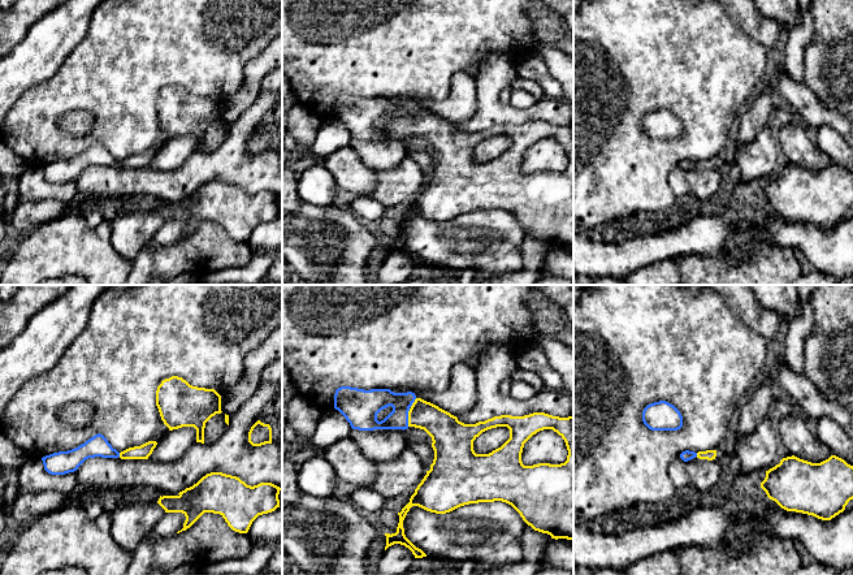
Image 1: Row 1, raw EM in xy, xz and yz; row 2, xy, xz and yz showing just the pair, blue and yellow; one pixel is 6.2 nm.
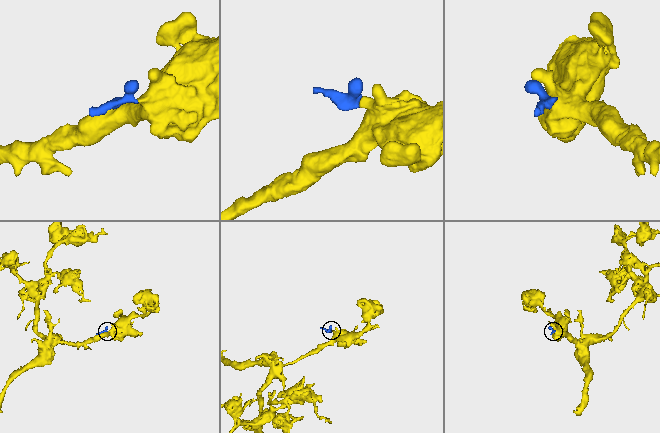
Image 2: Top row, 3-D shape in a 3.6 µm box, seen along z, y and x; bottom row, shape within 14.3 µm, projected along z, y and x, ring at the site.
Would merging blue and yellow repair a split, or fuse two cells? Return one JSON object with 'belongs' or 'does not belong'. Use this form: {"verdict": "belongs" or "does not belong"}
{"verdict": "belongs"}

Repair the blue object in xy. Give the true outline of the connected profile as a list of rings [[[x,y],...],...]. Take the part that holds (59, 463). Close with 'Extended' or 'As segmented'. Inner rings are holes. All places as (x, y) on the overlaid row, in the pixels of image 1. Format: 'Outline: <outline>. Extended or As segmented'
Outline: [[[98,433],[85,444],[68,451],[59,451],[42,458],[44,470],[51,475],[65,475],[74,472],[88,458],[121,458],[148,459],[156,448],[156,441],[148,441],[140,446],[129,448],[121,453],[112,448],[108,440]]]. Extended

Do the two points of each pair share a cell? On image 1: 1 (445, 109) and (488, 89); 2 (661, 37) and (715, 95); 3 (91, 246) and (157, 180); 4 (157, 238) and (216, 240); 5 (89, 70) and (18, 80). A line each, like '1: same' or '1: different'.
1: different
2: same
3: different
4: different
5: different

